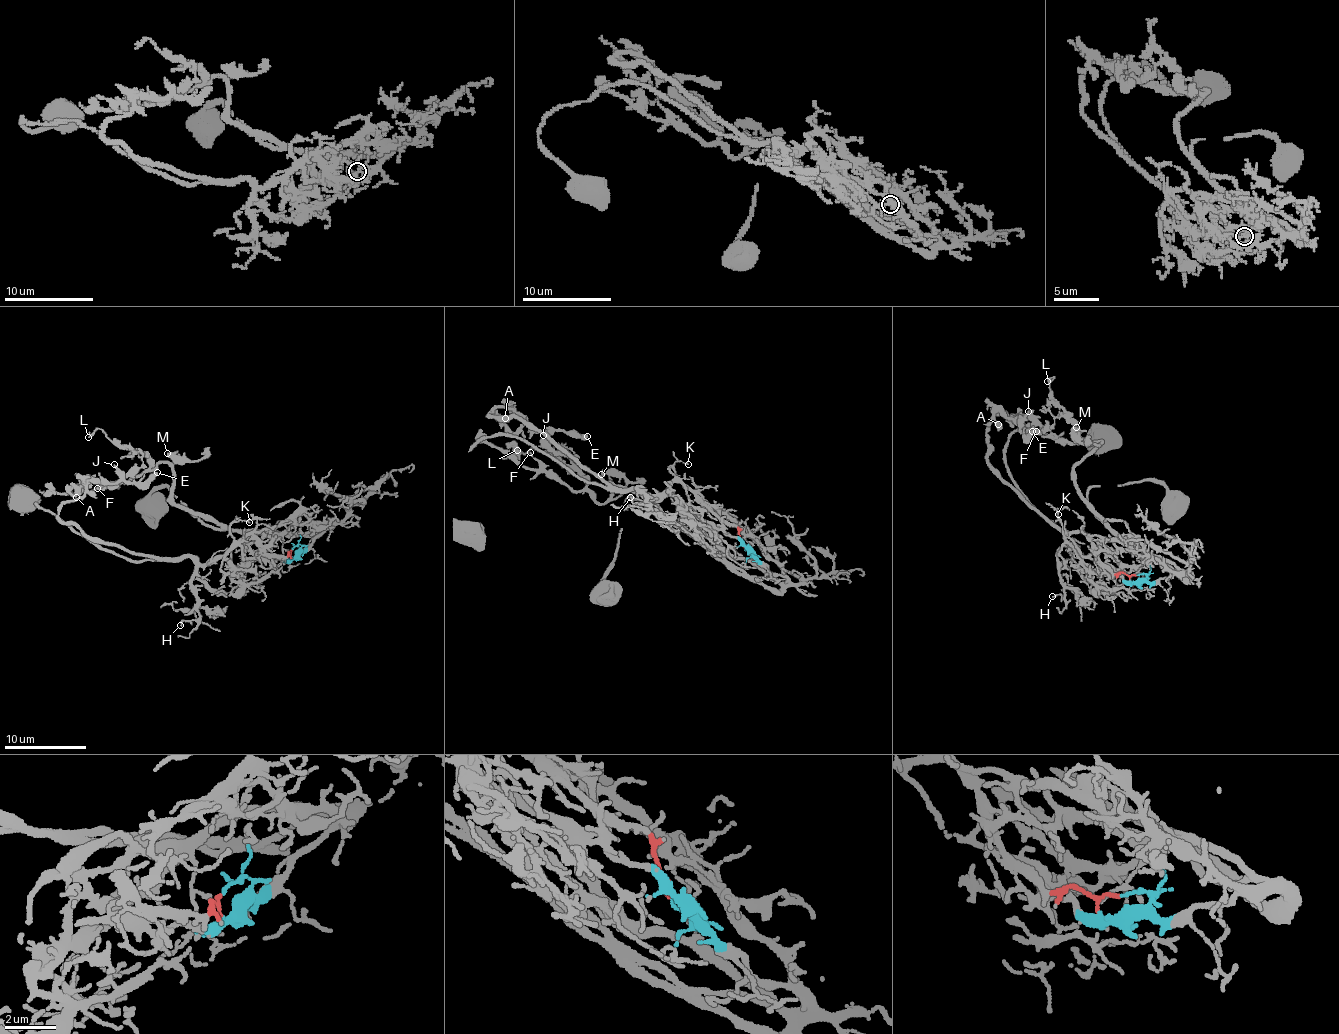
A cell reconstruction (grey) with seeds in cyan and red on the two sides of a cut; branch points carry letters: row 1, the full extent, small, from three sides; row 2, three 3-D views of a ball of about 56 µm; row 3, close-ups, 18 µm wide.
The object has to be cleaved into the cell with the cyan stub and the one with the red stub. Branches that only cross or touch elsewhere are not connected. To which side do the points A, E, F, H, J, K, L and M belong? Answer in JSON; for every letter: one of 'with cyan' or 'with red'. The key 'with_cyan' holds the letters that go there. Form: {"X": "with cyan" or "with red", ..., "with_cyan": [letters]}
{"A": "with red", "E": "with red", "F": "with cyan", "H": "with red", "J": "with red", "K": "with red", "L": "with cyan", "M": "with cyan", "with_cyan": ["F", "L", "M"]}

